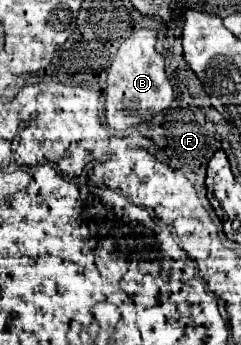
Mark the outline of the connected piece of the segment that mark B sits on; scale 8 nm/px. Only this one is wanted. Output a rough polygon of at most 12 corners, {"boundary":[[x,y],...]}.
{"boundary":[[136,30],[108,68],[106,122],[150,122],[174,90],[156,32]]}

